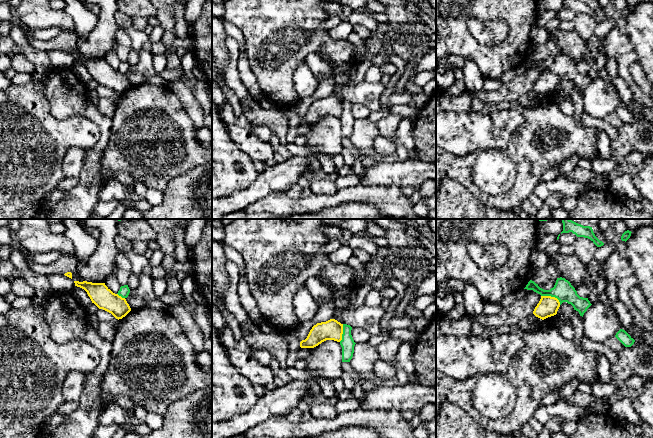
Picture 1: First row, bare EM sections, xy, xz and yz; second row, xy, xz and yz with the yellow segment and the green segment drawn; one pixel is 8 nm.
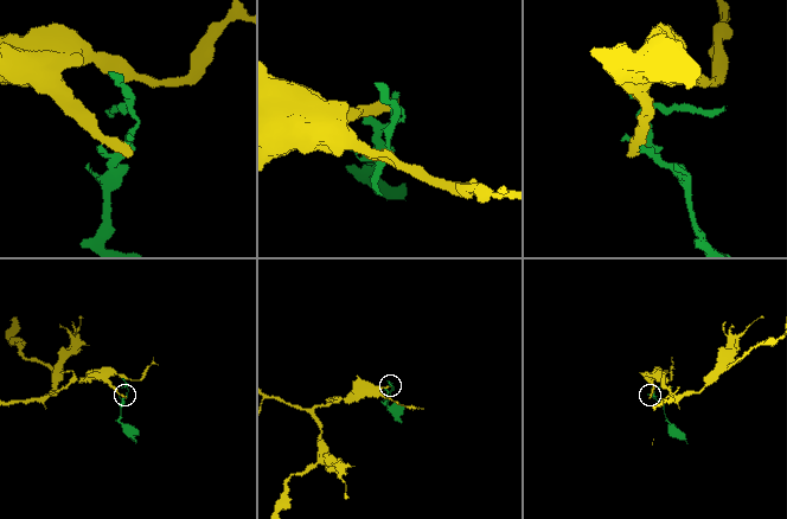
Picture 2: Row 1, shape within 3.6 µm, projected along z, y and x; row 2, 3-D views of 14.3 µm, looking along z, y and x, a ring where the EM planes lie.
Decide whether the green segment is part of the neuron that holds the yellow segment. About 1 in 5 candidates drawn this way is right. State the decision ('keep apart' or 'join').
keep apart

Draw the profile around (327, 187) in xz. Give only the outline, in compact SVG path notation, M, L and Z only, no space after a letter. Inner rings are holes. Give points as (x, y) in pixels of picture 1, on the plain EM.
M319 179L310 184L310 190L314 195L333 195L339 189L337 188L335 182L328 179Z

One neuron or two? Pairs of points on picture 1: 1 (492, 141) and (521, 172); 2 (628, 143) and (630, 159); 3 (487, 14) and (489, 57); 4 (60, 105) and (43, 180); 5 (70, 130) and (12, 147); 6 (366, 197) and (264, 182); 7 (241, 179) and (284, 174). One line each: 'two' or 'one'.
1: two
2: two
3: one
4: two
5: one
6: two
7: two

